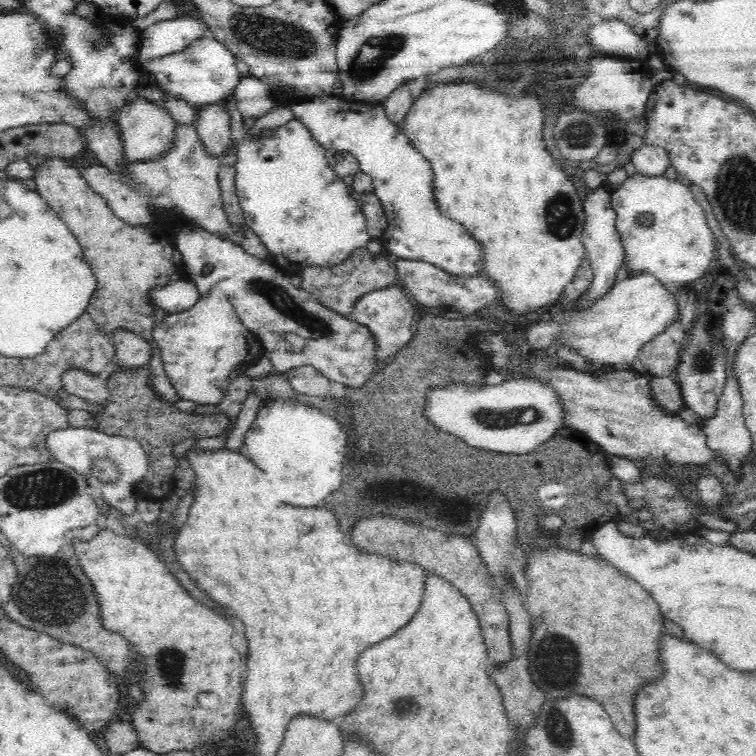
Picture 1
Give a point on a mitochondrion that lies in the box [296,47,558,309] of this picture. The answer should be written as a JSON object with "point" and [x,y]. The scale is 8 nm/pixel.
{"point":[508,73]}

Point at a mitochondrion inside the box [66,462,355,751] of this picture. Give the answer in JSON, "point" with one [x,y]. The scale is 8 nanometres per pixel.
{"point":[169,665]}

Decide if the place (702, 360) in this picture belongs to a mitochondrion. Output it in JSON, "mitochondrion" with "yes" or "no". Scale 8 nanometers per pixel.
{"mitochondrion":"yes"}

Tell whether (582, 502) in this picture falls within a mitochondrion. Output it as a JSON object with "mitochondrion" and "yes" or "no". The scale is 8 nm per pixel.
{"mitochondrion":"yes"}

